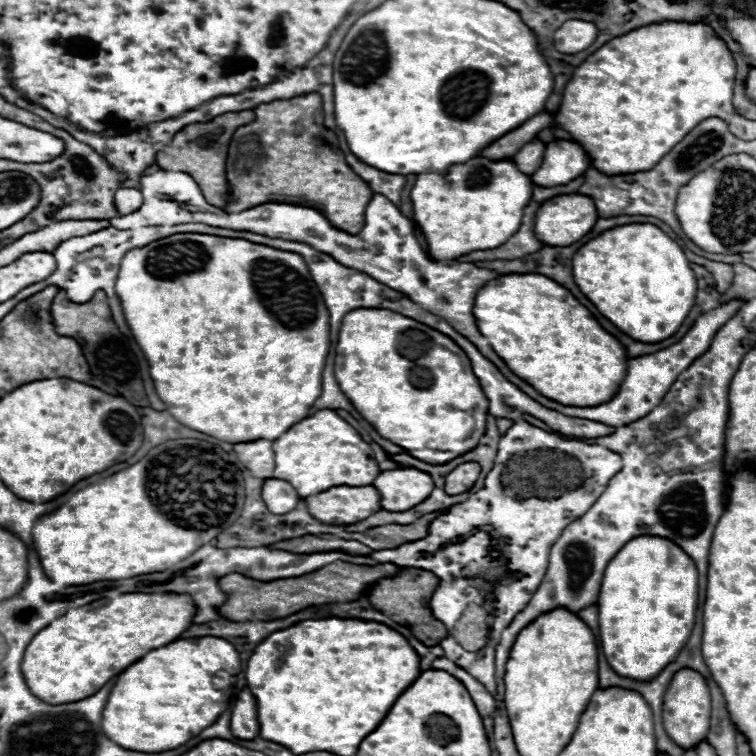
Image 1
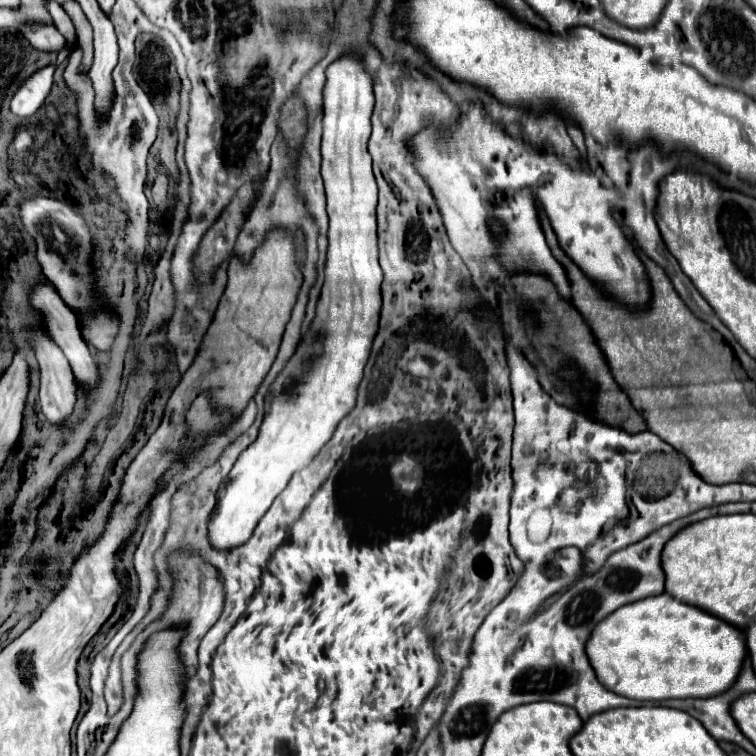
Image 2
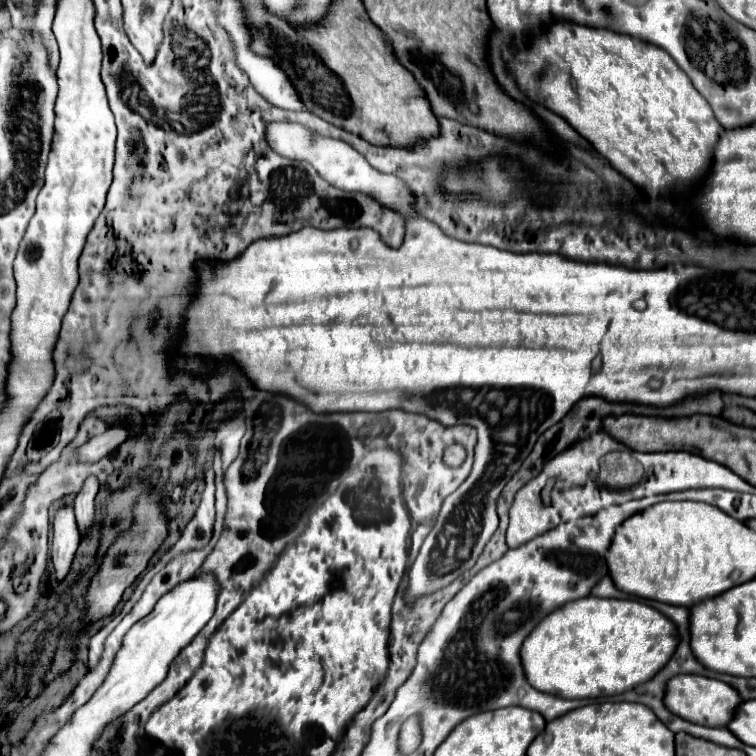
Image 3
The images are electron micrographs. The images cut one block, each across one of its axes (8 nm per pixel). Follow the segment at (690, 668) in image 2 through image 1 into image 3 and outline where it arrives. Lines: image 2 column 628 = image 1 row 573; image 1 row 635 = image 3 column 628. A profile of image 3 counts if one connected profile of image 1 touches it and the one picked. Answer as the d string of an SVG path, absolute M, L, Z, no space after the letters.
M586 596L548 614L524 640L522 660L532 686L560 698L598 698L652 680L676 652L676 624L638 600Z

